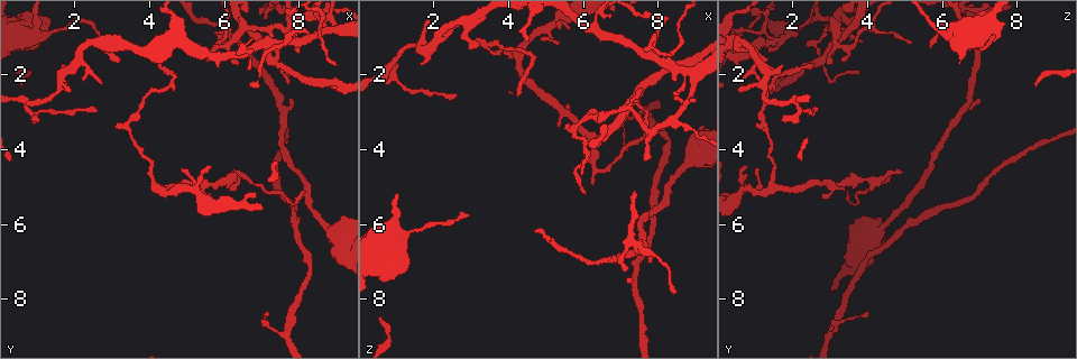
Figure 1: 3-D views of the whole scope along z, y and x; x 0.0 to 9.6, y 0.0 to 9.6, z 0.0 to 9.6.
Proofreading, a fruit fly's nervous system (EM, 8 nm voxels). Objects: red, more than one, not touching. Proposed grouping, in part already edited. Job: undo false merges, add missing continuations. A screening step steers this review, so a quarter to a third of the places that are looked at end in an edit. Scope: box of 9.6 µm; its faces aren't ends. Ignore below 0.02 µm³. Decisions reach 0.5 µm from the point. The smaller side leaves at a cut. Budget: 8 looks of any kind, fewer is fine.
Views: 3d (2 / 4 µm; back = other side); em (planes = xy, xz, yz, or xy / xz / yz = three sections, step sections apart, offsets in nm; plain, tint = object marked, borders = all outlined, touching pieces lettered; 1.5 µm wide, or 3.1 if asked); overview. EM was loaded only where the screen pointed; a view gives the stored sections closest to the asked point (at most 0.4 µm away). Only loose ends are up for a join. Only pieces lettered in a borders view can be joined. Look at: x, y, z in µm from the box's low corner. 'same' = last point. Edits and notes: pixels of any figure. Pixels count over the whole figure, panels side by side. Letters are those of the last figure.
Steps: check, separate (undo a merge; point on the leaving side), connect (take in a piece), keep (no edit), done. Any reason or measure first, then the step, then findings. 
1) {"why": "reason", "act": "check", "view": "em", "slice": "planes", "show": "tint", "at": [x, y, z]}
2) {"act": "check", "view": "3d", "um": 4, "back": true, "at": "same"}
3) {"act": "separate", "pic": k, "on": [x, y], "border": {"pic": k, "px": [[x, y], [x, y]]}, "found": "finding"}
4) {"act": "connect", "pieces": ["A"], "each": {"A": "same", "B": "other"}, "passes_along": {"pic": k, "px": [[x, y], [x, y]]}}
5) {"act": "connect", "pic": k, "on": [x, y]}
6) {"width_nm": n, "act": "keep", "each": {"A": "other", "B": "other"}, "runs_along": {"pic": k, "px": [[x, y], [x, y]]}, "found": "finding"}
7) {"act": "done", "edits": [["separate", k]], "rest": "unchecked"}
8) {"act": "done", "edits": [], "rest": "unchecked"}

{"why": "sharp bend", "act": "check", "view": "em", "slice": "xy", "step": 4, "show": "borders", "at": [7.85, 0.70, 3.60]}

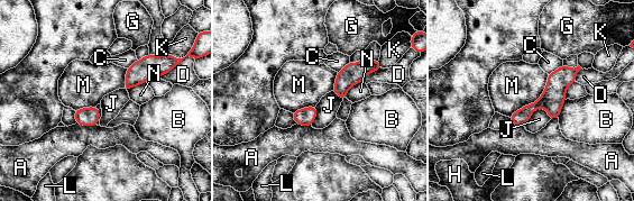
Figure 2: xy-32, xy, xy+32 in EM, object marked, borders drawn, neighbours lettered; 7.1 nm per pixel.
{"act": "keep", "each": {"A": "other", "B": "other", "C": "other", "D": "other", "G": "other", "H": "other", "J": "other", "K": "other", "L": "other", "M": "other", "N": "other"}, "border": {"pic": 2, "px": [[567, 99], [558, 118]]}, "found": "all the same neuron"}

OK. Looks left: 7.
{"why": "tapers out", "act": "check", "view": "3d", "um": 4, "back": true, "at": [5.60, 4.50, 0.75]}

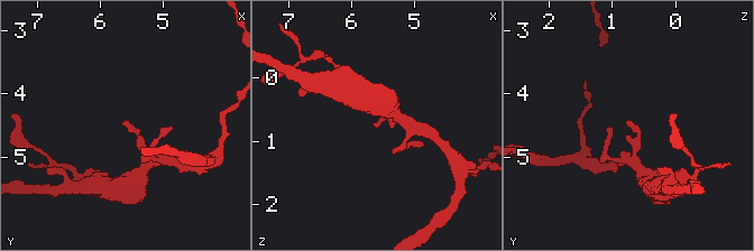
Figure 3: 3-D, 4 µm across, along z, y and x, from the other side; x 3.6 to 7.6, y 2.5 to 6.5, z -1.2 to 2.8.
{"why": "now the EM", "act": "check", "view": "em", "slice": "planes", "show": "borders", "at": [5.70, 4.45, 0.75]}

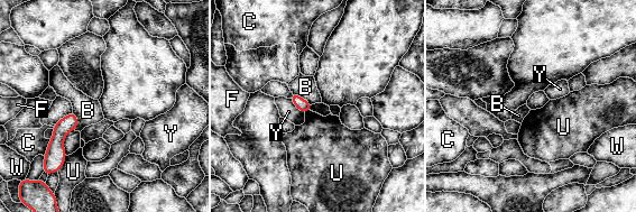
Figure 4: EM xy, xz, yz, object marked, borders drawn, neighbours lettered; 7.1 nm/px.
{"act": "keep", "each": {"B": "other", "C": "other", "F": "other", "U": "other", "W": "other", "Y": "other"}, "border": {"pic": 4, "px": [[66, 155], [65, 162], [60, 168]]}, "found": "none of them fits"}

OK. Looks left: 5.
{"why": "abrupt turn", "act": "check", "view": "em", "slice": "planes", "show": "borders", "at": [1.40, 2.60, 1.25]}

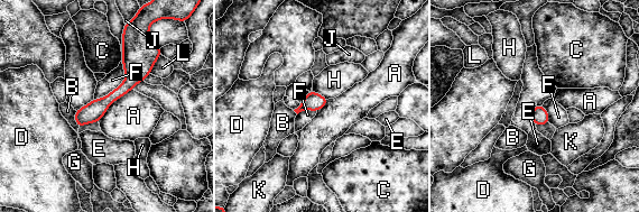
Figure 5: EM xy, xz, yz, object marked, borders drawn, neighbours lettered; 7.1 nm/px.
{"longest_contact_nm": ["A", 340], "act": "keep", "each": {"A": "other", "B": "other", "C": "other", "D": "other", "E": "other", "F": "other", "G": "other", "H": "other", "J": "other", "K": "other", "L": "other"}, "runs_along": {"pic": 5, "px": [[130, 43], [131, 80], [80, 123]]}, "found": "continuous, no second neuron"}

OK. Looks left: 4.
{"act": "done", "edits": [], "rest": "unchecked"}

